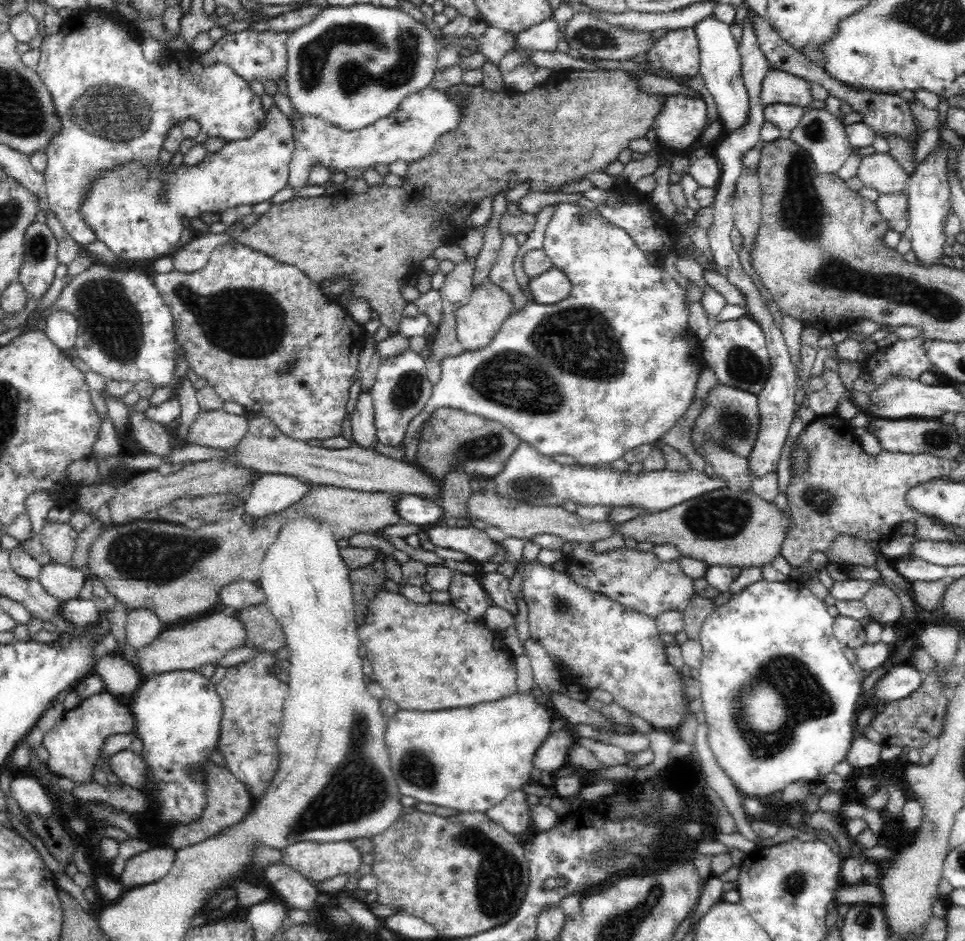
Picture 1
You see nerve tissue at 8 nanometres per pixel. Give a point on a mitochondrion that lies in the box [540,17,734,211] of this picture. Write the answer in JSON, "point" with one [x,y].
{"point":[589,37]}

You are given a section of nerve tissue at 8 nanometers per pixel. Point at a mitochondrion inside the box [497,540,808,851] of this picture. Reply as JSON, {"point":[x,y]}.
{"point":[563,606]}

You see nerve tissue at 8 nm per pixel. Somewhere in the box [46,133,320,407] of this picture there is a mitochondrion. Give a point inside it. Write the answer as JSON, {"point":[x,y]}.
{"point":[246,322]}

